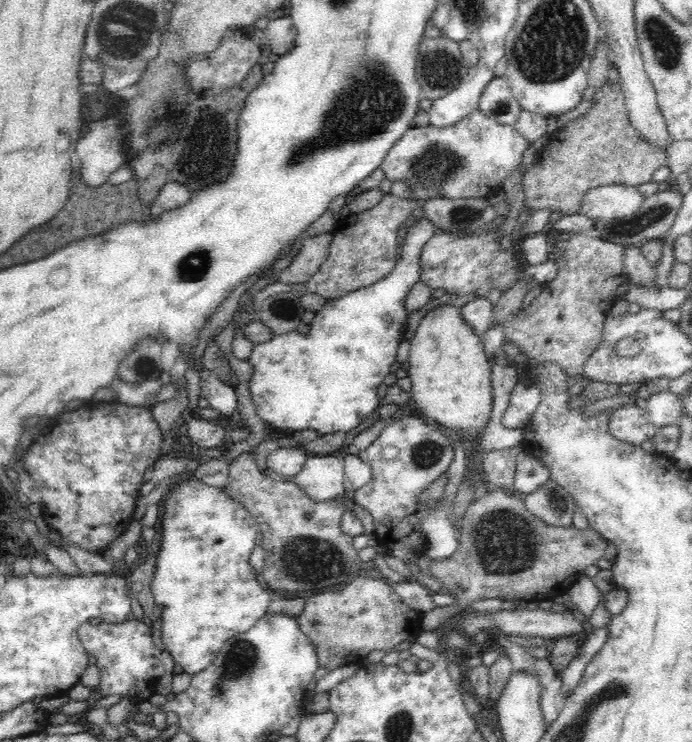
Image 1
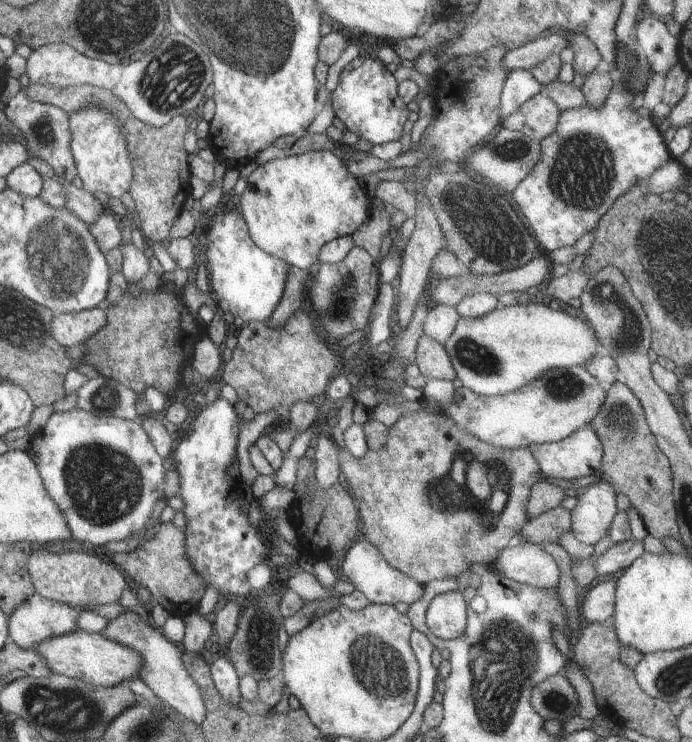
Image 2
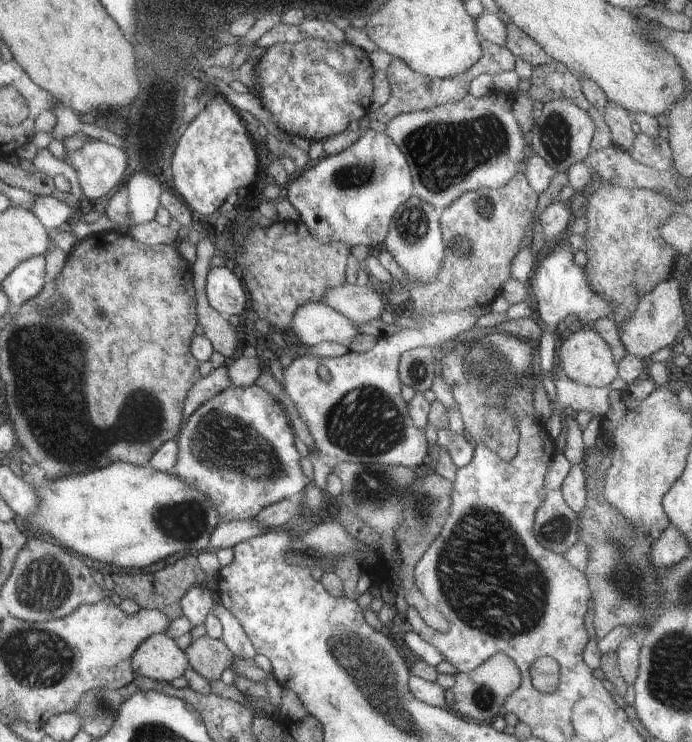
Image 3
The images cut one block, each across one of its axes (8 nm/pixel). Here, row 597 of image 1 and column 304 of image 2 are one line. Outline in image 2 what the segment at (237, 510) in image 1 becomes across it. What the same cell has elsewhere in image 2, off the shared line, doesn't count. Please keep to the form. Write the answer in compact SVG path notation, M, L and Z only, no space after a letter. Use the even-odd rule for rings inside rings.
M314 151L291 155L260 164L248 178L248 185L240 195L240 210L249 224L253 240L266 252L288 264L312 272L318 266L321 250L333 240L354 234L370 216L370 200L360 182L346 170L344 162L332 151Z

